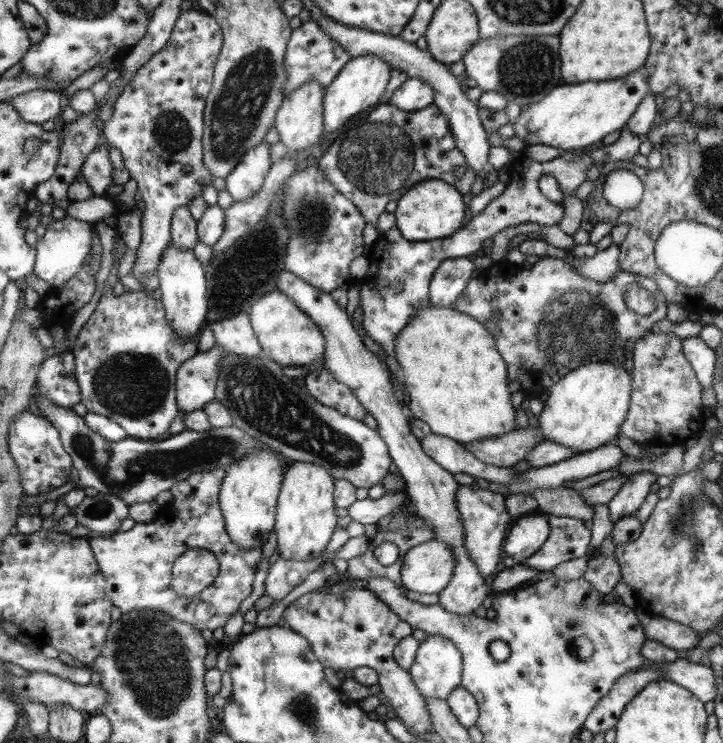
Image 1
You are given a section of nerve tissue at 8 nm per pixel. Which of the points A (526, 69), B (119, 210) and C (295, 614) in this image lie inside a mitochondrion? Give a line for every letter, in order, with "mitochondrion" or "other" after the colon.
A: mitochondrion
B: other
C: other

